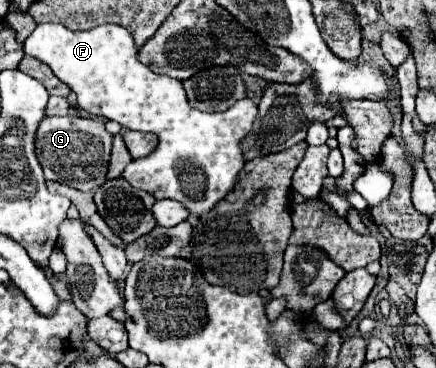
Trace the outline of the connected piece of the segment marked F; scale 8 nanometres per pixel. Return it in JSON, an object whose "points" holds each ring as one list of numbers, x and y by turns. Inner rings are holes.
{"points":[[41,23,27,37,25,53,49,65,51,71,65,85,71,87,71,91,77,95,79,107,85,109,87,113,95,117,103,115,111,121,117,121,125,129,159,135,159,147,151,155,131,161,125,167,123,177,133,187,145,189,157,199,177,199,181,205,185,205,189,215,195,217,207,215,229,191,233,191,237,183,237,175,245,165,241,141,251,133,253,123,257,119,257,105,249,97,237,101,233,107,229,107,223,113,201,113,199,109,189,107,183,85,177,83,177,79,167,75,157,75,149,67,145,67,137,59,137,47,133,35,125,27,119,27,115,23,105,23,89,31,71,31,61,23]]}

